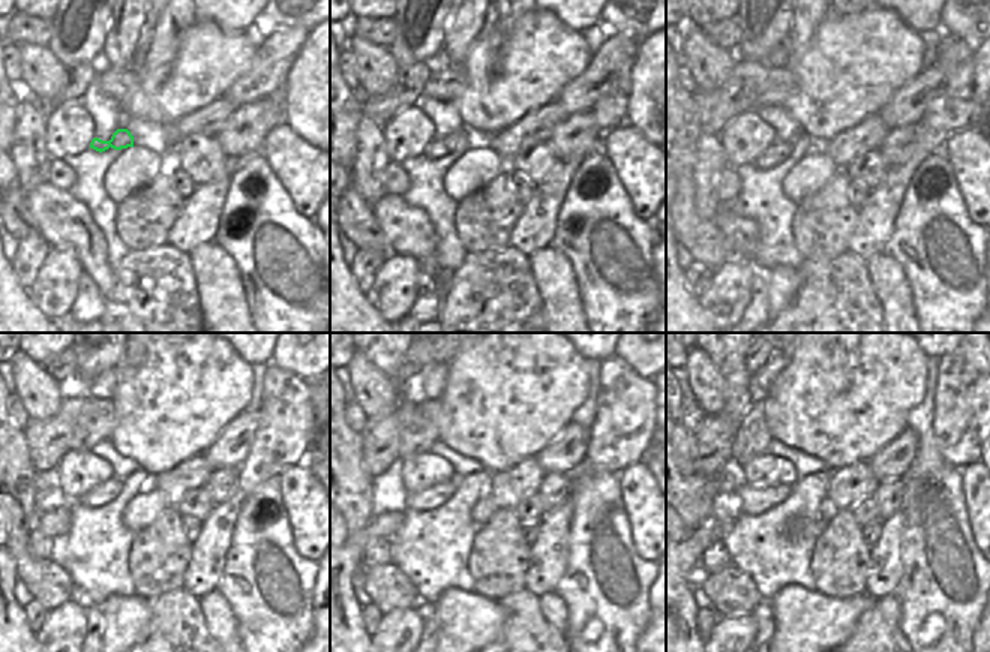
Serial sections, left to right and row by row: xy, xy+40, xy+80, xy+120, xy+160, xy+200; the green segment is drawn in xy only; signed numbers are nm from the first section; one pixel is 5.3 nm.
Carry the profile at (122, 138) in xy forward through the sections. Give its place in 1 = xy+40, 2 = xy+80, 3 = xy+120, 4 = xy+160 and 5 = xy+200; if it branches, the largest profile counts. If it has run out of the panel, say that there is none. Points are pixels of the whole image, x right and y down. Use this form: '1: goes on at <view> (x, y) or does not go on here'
1: goes on at xy+40 (437, 149)
2: goes on at xy+80 (774, 155)
3: goes on at xy+120 (108, 490)
4: goes on at xy+160 (432, 498)
5: goes on at xy+200 (752, 501)

